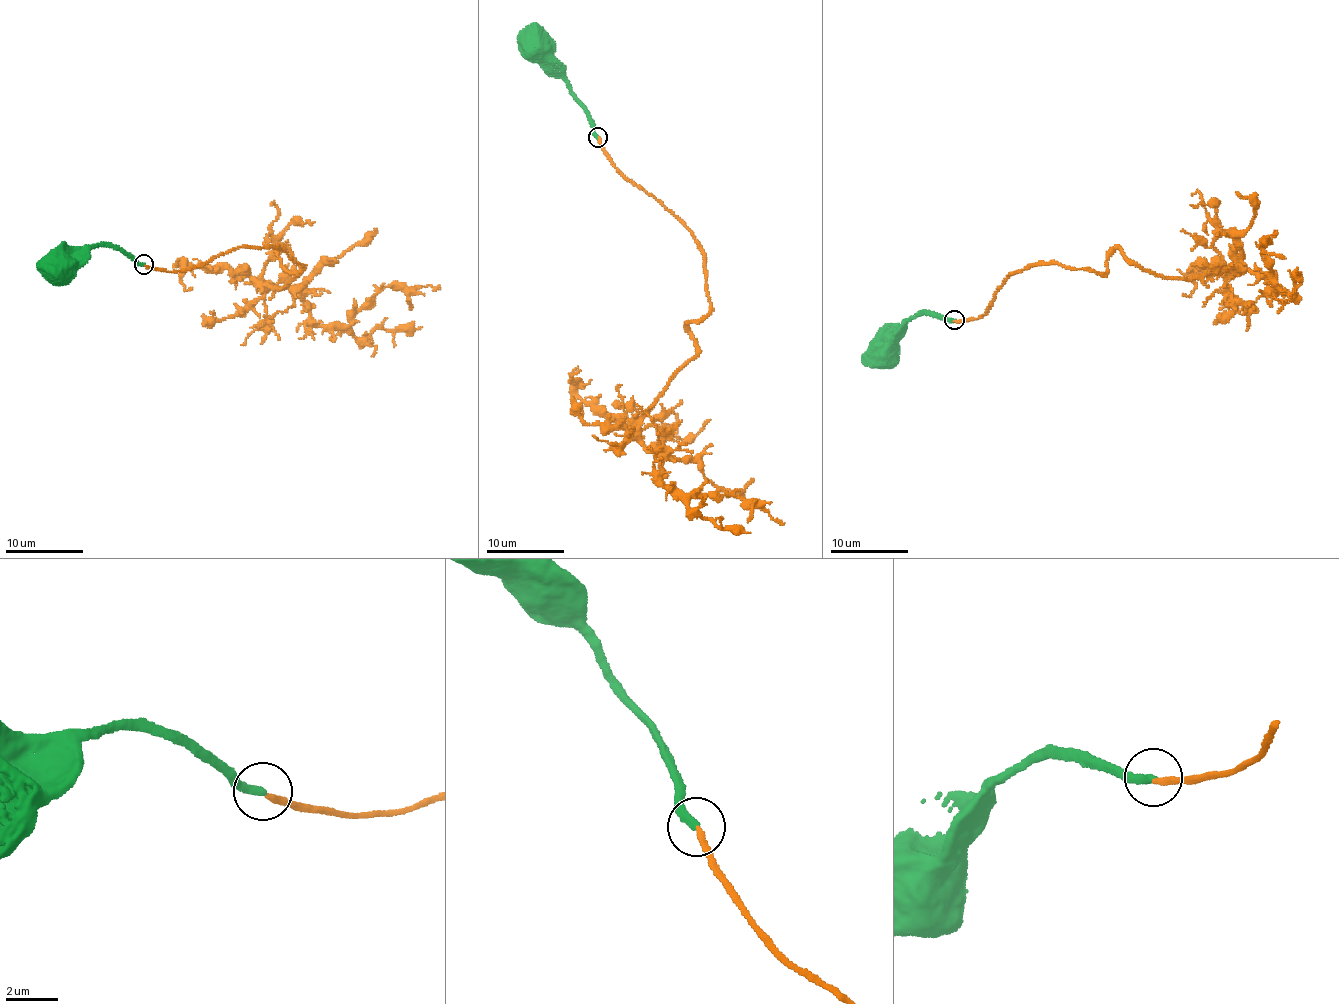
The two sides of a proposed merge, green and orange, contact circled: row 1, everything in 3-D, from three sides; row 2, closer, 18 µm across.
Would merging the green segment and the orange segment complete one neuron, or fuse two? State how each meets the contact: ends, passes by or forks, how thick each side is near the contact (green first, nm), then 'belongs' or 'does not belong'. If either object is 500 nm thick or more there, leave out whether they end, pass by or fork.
green ends | orange ends | 360/220 nm | does not belong

